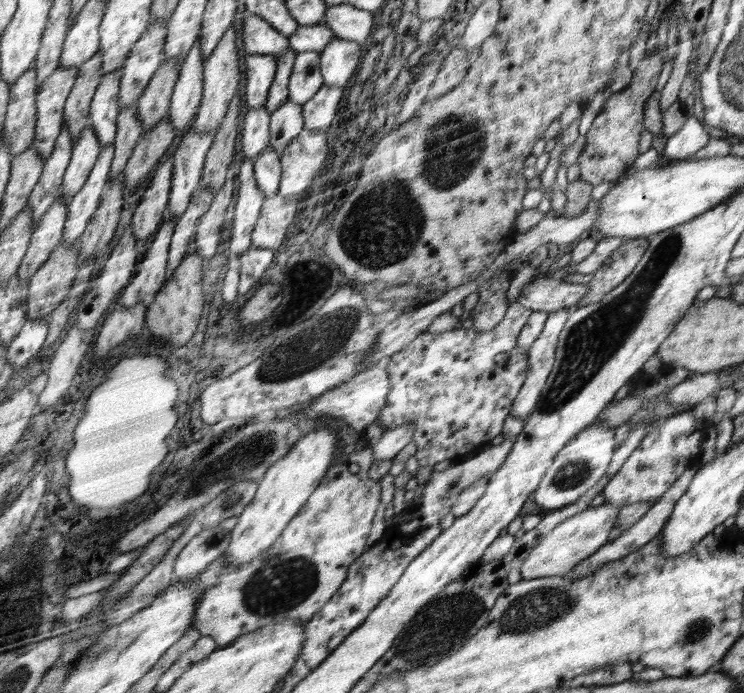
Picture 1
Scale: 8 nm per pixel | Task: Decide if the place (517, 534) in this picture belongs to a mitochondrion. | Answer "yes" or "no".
no

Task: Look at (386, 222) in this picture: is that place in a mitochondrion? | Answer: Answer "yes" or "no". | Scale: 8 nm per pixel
yes

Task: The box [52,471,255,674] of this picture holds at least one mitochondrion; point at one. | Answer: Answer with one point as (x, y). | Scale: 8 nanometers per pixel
(100, 654)

